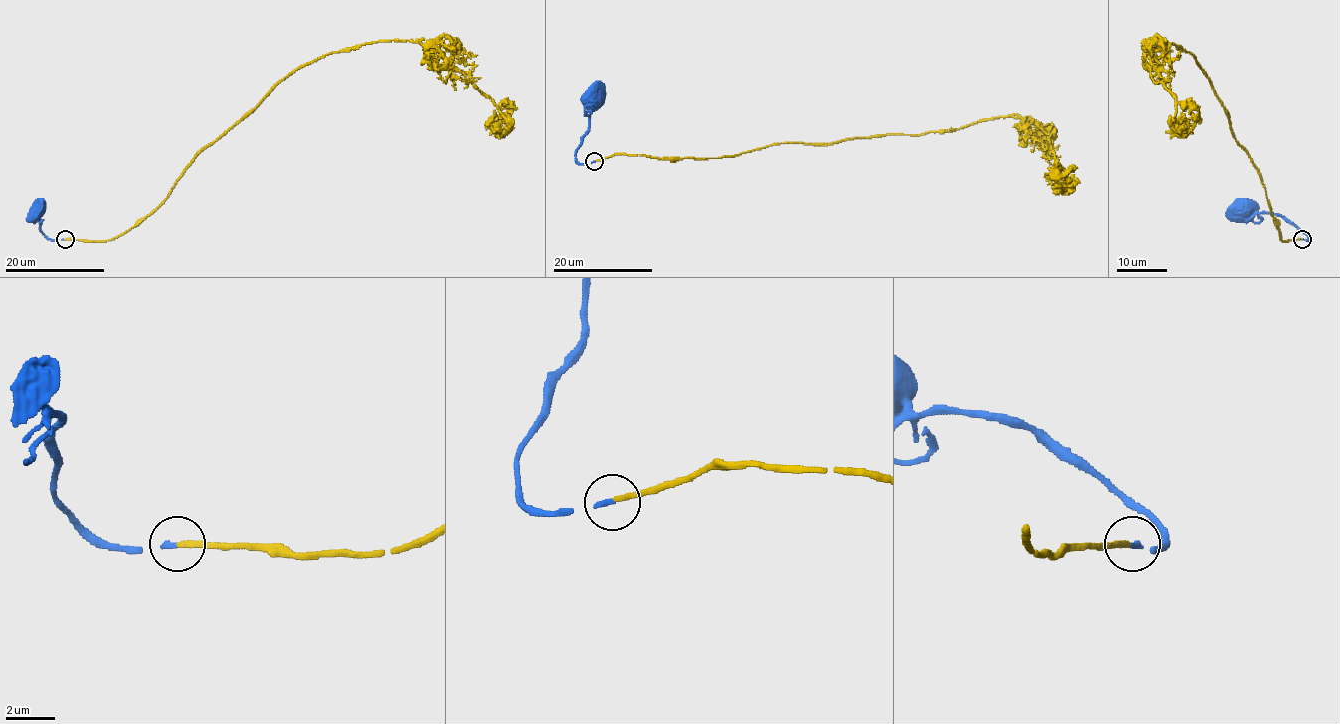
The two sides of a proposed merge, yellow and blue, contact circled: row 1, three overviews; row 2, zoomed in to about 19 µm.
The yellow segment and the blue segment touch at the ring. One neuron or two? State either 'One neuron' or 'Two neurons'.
One neuron

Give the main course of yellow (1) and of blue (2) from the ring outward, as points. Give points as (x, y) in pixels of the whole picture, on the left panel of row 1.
1: (65, 239), (104, 242), (138, 226), (201, 151), (332, 53), (419, 41), (491, 100), (505, 132), (506, 101)
2: (65, 239), (50, 239), (42, 233), (38, 218), (41, 213), (37, 213), (38, 209)

